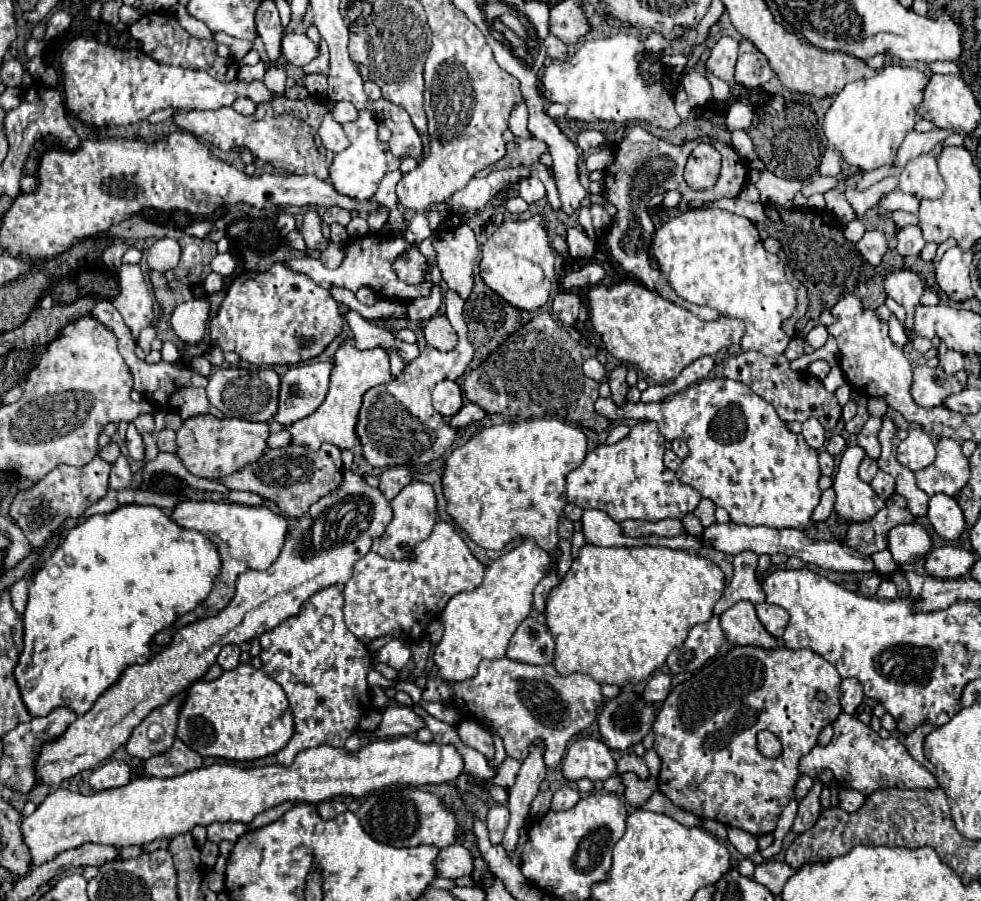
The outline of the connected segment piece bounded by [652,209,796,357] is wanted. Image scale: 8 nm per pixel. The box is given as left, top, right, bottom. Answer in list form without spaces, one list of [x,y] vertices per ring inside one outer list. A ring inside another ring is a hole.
[[[690,209],[670,219],[656,231],[652,251],[658,259],[662,275],[684,301],[708,305],[712,309],[718,309],[724,317],[742,319],[746,323],[746,333],[740,341],[741,353],[758,351],[770,357],[784,353],[790,337],[782,331],[780,325],[796,309],[796,291],[786,279],[782,259],[764,249],[758,229],[752,221],[724,209]]]

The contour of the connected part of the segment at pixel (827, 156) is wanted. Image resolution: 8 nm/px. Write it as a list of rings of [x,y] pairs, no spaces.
[[[828,147],[826,153],[822,155],[822,163],[818,167],[818,173],[828,175],[828,177],[836,177],[840,173],[840,165],[842,165],[840,153],[834,147]]]

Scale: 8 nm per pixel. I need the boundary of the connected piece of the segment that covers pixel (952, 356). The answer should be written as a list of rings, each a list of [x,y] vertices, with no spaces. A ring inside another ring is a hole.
[[[948,351],[944,357],[944,363],[942,363],[942,369],[948,375],[956,375],[962,367],[964,367],[964,355],[958,351]]]

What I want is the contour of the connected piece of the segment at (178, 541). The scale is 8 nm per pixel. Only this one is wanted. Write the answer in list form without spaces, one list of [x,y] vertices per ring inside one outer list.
[[[126,505],[126,507],[118,507],[118,511],[110,511],[110,515],[92,515],[90,519],[86,519],[86,523],[78,523],[78,527],[72,527],[64,539],[60,541],[58,549],[52,553],[52,557],[46,561],[46,565],[42,569],[38,569],[36,574],[29,581],[30,595],[28,595],[28,607],[24,613],[24,649],[18,657],[18,665],[14,667],[14,677],[16,683],[20,687],[20,695],[22,701],[28,709],[28,713],[32,717],[42,717],[48,715],[52,709],[56,707],[68,707],[72,709],[76,715],[84,715],[94,701],[110,687],[118,681],[120,673],[134,663],[146,663],[150,659],[150,641],[152,637],[170,627],[180,615],[192,611],[198,603],[202,603],[212,585],[216,575],[220,573],[220,557],[216,551],[216,545],[202,533],[198,531],[190,531],[190,529],[182,529],[178,527],[162,509],[152,507],[152,505]]]

